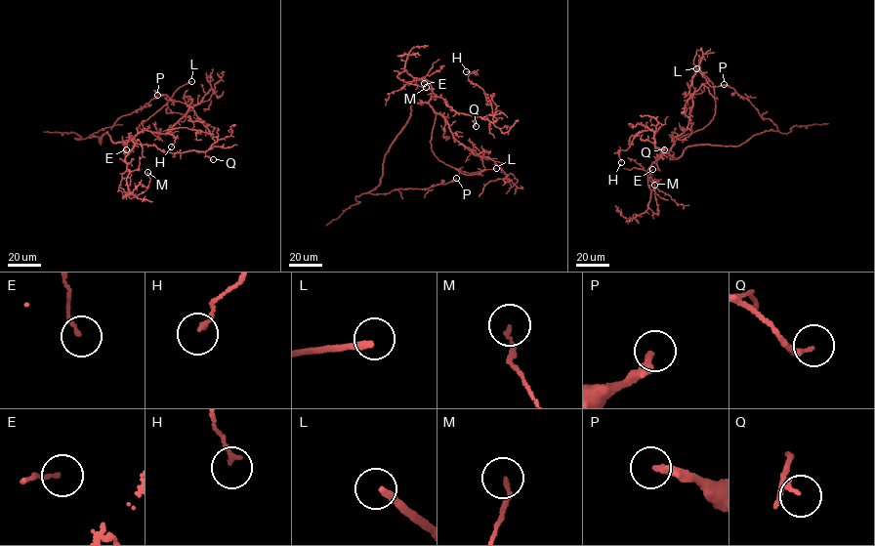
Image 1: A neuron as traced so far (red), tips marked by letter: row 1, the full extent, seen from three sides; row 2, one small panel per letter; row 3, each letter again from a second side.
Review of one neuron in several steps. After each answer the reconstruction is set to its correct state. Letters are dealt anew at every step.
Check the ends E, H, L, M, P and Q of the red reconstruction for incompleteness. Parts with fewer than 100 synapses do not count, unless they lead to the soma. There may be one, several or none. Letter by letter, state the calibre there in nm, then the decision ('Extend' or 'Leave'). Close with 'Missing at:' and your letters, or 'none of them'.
E: Thickness 110 nm. Leave
H: Thickness 160 nm. Leave
L: Thickness 240 nm. Extend
M: Thickness 130 nm. Leave
P: Thickness 320 nm. Extend
Q: Thickness 110 nm. Leave
Missing at: L, P

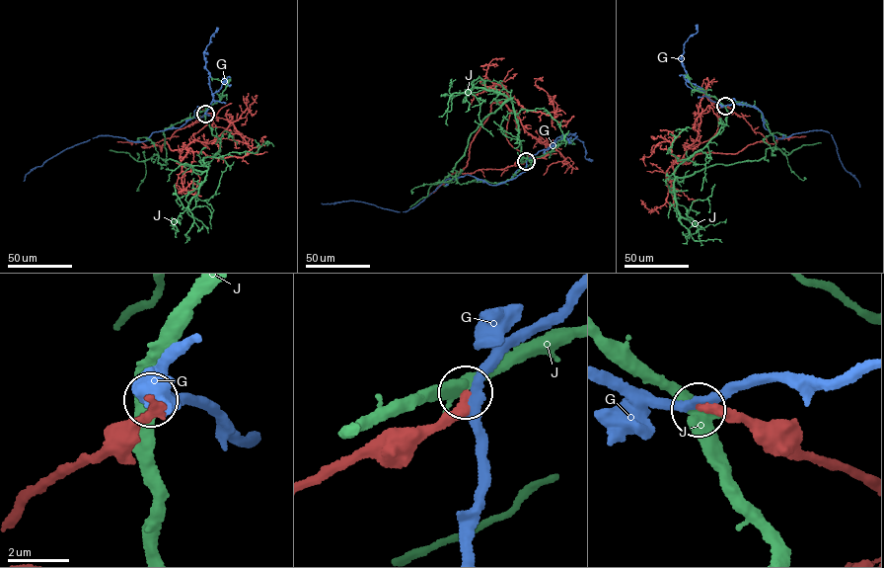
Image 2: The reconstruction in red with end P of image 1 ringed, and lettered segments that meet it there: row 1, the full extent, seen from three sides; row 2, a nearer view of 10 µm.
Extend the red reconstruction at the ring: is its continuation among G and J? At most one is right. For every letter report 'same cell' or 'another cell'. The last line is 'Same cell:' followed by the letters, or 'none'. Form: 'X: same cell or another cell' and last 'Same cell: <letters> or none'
G: another cell
J: another cell
Same cell: none

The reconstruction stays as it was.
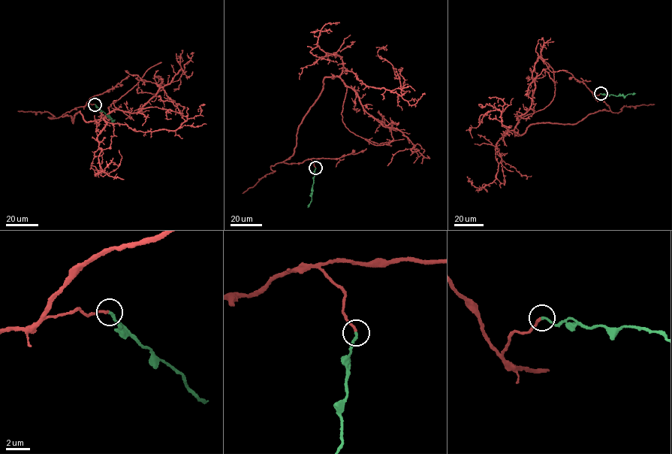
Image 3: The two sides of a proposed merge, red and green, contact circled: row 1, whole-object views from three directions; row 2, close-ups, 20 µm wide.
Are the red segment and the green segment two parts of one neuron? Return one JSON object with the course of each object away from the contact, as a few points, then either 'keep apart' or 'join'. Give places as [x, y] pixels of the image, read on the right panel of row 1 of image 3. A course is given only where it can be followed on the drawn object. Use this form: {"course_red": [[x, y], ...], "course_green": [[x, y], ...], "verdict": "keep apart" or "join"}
{"course_red": [[601, 93], [610, 110], [576, 123], [503, 134], [496, 109], [470, 128], [472, 137]], "course_green": [[601, 93], [624, 96], [635, 93]], "verdict": "join"}

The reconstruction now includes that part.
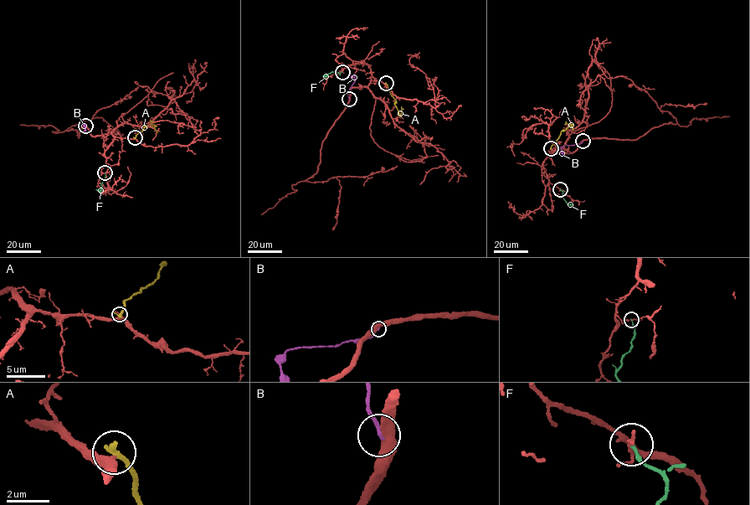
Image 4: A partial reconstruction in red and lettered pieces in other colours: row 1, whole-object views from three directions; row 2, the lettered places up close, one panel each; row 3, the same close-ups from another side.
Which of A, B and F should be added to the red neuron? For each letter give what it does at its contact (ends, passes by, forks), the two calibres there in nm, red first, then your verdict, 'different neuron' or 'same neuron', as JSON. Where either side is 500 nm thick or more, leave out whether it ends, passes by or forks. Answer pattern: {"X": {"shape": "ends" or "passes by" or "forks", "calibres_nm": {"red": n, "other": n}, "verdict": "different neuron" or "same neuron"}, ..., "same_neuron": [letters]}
{"A": {"shape": "ends", "calibres_nm": {"red": 280, "other": 320}, "verdict": "different neuron"}, "B": {"shape": "ends", "calibres_nm": {"red": 400, "other": 180}, "verdict": "different neuron"}, "F": {"shape": "ends", "calibres_nm": {"red": 120, "other": 150}, "verdict": "different neuron"}, "same_neuron": []}

